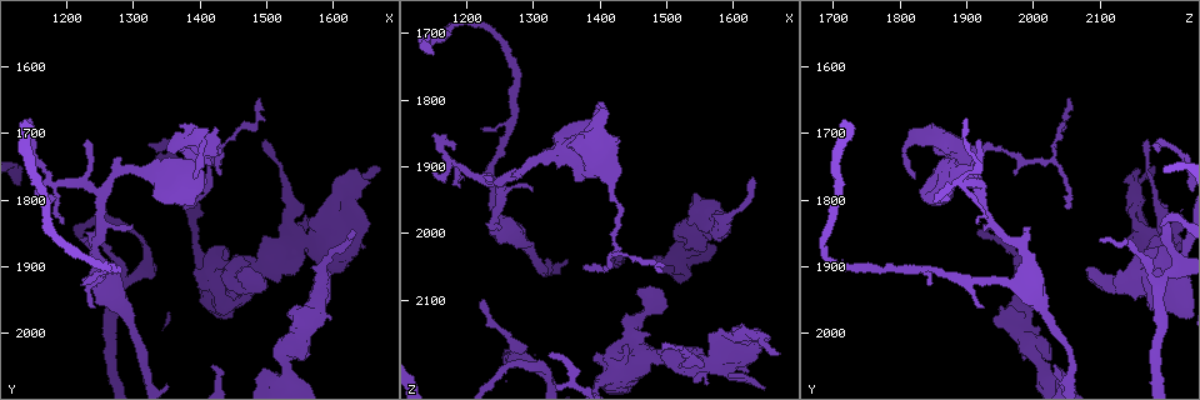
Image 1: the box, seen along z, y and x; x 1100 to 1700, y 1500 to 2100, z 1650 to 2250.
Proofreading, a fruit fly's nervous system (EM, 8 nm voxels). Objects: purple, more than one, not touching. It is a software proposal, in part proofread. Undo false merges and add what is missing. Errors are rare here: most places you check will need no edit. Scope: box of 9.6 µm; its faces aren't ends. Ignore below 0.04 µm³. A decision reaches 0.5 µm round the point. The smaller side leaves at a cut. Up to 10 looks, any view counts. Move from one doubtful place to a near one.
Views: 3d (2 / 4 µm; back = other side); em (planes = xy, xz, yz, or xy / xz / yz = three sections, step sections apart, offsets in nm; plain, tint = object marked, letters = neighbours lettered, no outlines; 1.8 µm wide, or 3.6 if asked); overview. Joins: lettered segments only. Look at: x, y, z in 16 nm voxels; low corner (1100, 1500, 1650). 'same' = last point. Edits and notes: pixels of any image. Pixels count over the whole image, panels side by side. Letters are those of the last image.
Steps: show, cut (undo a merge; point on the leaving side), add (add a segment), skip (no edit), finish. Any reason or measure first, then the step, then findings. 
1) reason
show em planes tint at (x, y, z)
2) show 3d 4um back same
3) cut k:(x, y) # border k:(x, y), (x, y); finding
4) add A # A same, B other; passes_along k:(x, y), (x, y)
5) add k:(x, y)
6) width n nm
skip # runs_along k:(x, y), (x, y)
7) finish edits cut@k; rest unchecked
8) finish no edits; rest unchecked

four-way junction
show em planes tint at (1405, 1725, 1915)

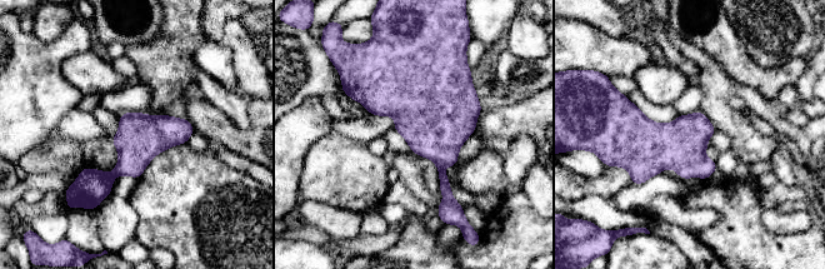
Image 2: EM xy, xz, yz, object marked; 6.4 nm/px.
what lies round it
show em planes letters same

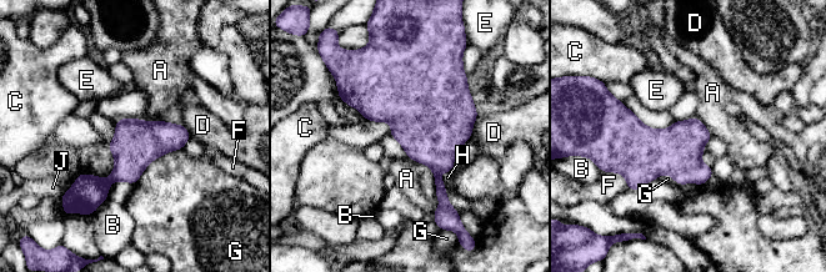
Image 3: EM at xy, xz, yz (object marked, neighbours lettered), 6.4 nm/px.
width 300 nm; longest_contact G 400 nm
skip # A other, B other, C other, D other, E other, F other, G other, H other, J other; continuous, no second cell

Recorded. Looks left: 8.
thick end
show em xz step 4 tint at (1470, 1895, 2145)

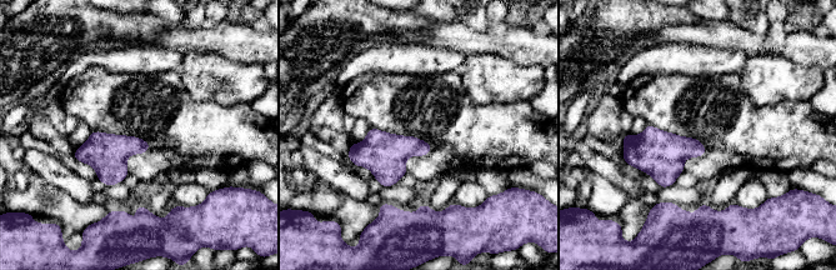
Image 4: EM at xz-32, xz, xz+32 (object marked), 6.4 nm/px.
another direction
show em planes letters same

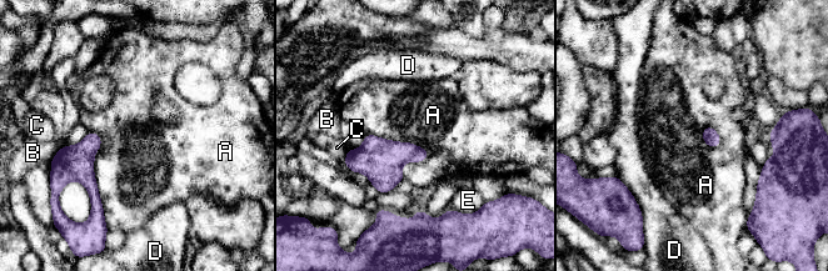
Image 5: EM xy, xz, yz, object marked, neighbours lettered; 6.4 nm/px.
skip # A other, B other, C other, D other, E other; border 5:(367, 133), (409, 141), (429, 155); no lettered segment goes on from it

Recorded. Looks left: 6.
abrupt turn
show em 3.6um planes tint at (1570, 1865, 2190)

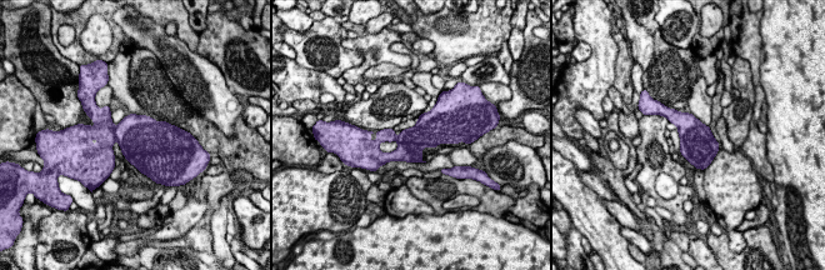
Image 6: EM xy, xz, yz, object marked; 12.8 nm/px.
see the neighbours
show em 3.6um planes letters same

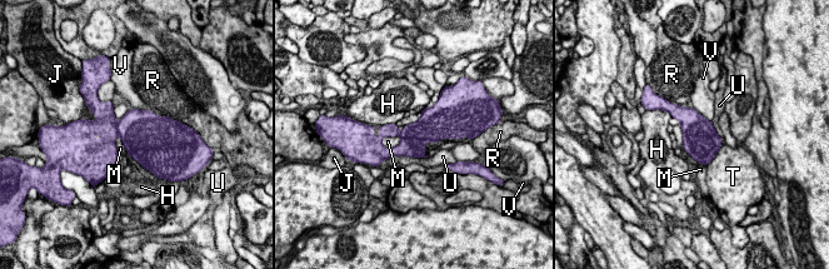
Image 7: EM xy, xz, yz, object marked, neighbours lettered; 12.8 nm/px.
skip # H other, J other, M other, R other, T other, U other, V other; border 7:(400, 137), (385, 137), (380, 143); all the same cell

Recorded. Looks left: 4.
show em yz step 4 plain at (1495, 2050, 2040)

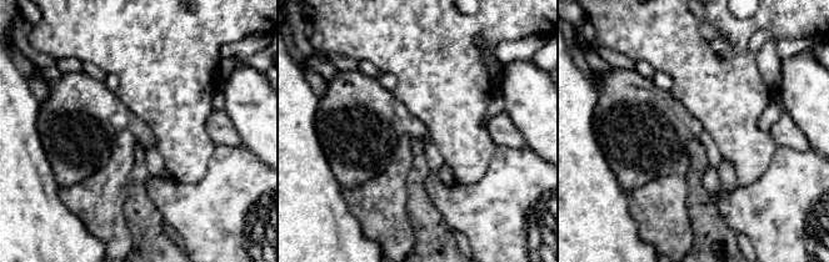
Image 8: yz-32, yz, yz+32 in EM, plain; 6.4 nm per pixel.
see the neighbours
show em yz step 4 letters same

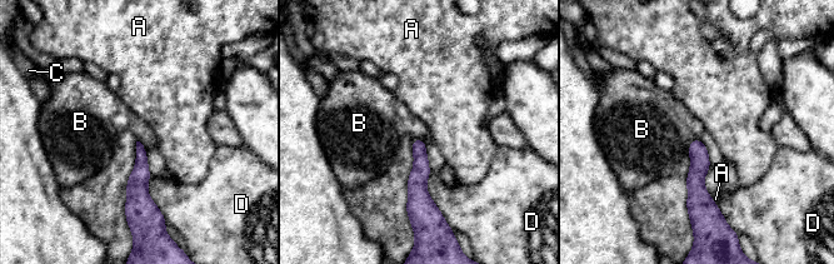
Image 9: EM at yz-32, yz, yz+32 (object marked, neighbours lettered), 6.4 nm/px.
skip # A other, B other, C other, D other; border 9:(698, 138), (688, 145); none of them fits

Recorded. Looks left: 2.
finish no edits; rest unchecked

